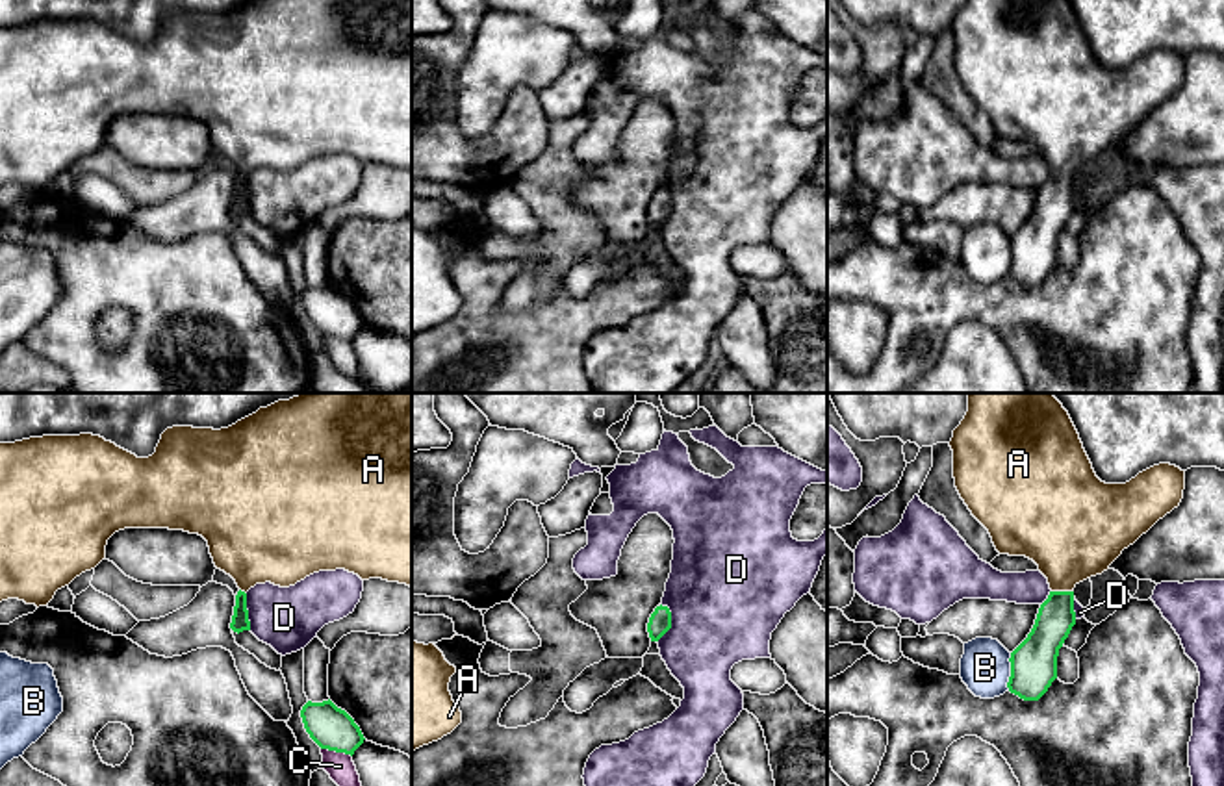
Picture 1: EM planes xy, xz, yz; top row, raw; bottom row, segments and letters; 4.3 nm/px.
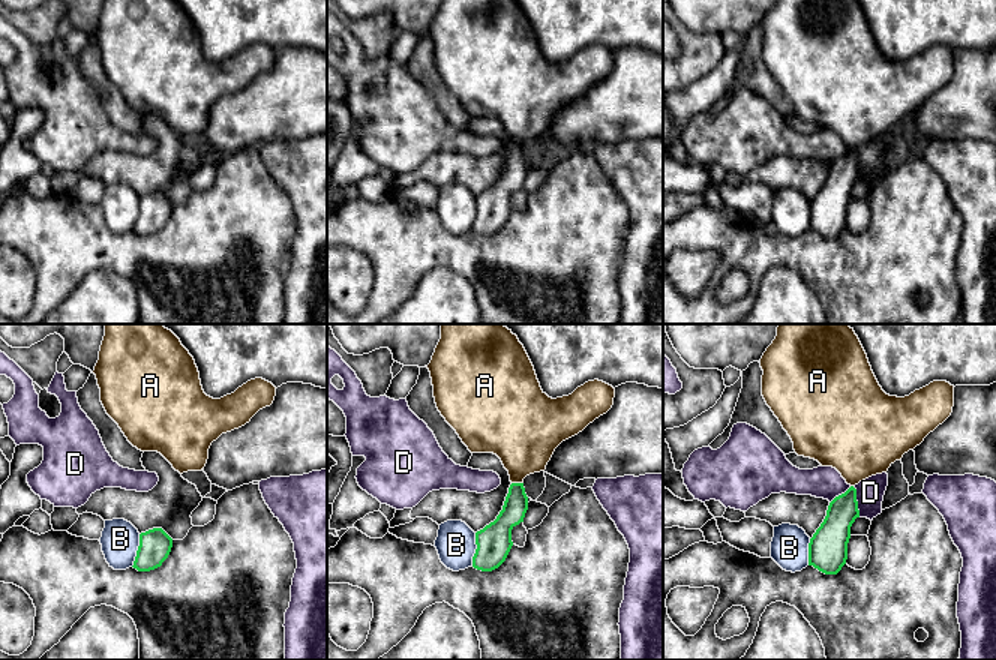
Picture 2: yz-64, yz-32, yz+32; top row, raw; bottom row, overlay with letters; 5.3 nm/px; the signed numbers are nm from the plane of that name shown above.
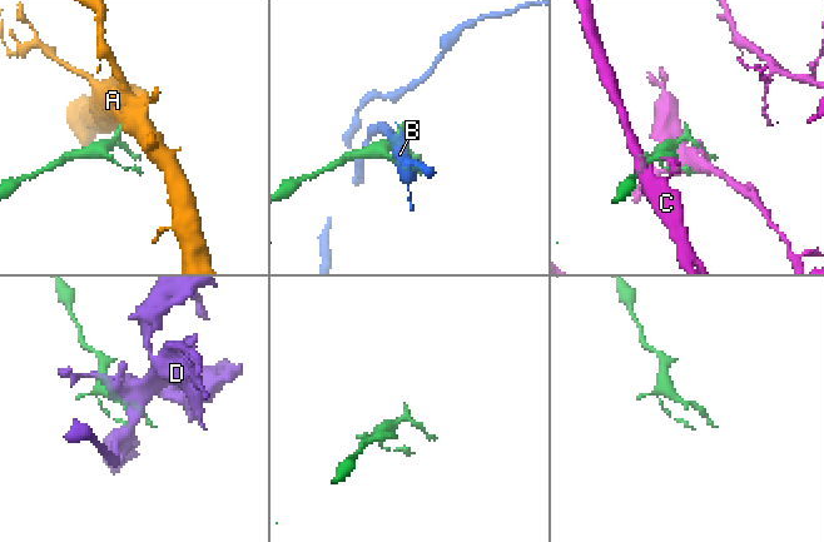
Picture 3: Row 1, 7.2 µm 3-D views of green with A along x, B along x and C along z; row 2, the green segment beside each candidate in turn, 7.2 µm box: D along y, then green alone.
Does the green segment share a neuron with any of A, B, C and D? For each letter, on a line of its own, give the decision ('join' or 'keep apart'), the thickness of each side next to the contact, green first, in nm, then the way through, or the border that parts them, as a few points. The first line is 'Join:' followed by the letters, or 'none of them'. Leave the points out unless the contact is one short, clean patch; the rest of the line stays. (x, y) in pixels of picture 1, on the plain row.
Join: A
A: join; 160 nm thick on the green side, 380 nm on the other; runs through yz (1056, 202), (1063, 177), (1063, 151), (1072, 121)
B: keep apart; 200 nm thick on the green side, 220 nm on the other
C: keep apart; 190 nm thick on the green side, 120 nm on the other
D: keep apart; 100 nm thick on the green side, 480 nm on the other; border along xz (661, 188), (670, 197), (670, 214), (657, 227)

